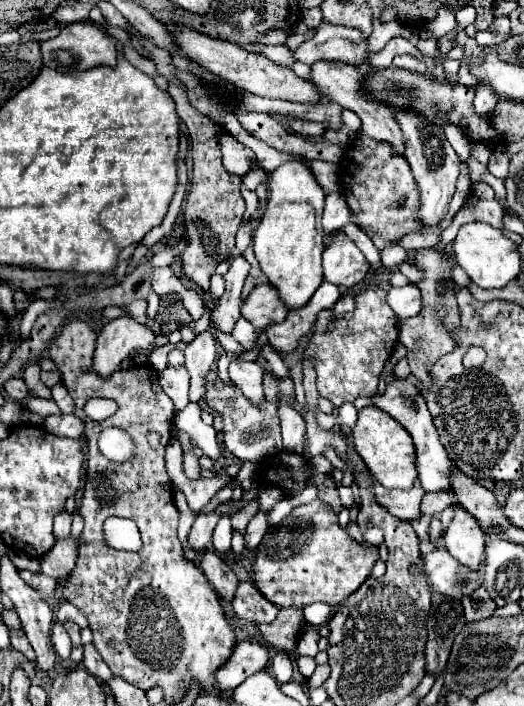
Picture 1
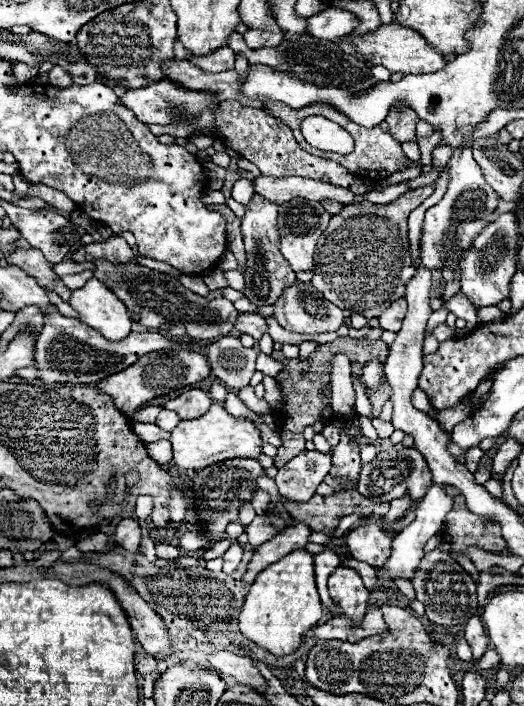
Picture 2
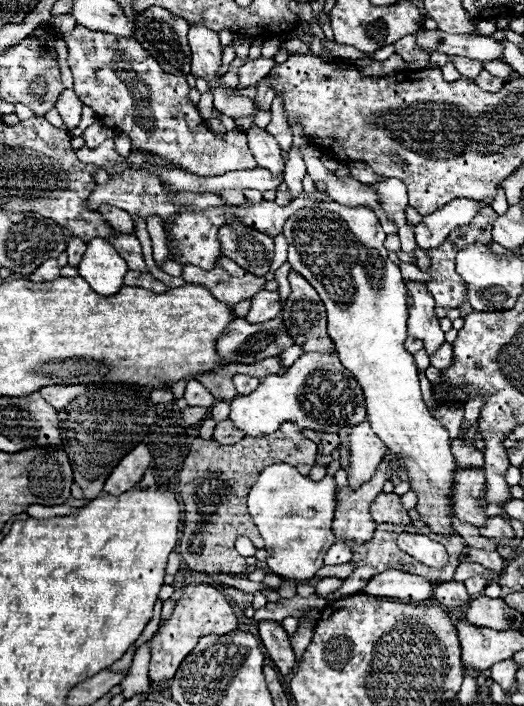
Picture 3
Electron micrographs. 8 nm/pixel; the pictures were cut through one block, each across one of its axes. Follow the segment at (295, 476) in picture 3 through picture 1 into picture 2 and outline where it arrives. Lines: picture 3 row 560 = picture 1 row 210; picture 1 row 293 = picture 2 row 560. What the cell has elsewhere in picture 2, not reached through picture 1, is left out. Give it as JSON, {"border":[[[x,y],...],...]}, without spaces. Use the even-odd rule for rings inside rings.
{"border":[[[300,548],[258,574],[244,600],[238,624],[240,632],[254,644],[270,650],[272,654],[290,654],[290,650],[300,646],[308,630],[318,624],[322,614],[324,606],[316,592],[314,580],[314,554]]]}

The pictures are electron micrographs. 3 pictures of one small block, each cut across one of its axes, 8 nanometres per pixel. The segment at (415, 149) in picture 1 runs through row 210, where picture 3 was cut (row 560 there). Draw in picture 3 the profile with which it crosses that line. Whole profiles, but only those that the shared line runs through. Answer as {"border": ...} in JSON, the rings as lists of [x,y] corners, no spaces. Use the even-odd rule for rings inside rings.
{"border":[[[404,532],[398,536],[398,546],[406,554],[414,556],[418,562],[432,566],[432,568],[442,568],[444,562],[448,560],[446,548],[422,534],[406,534]]]}

